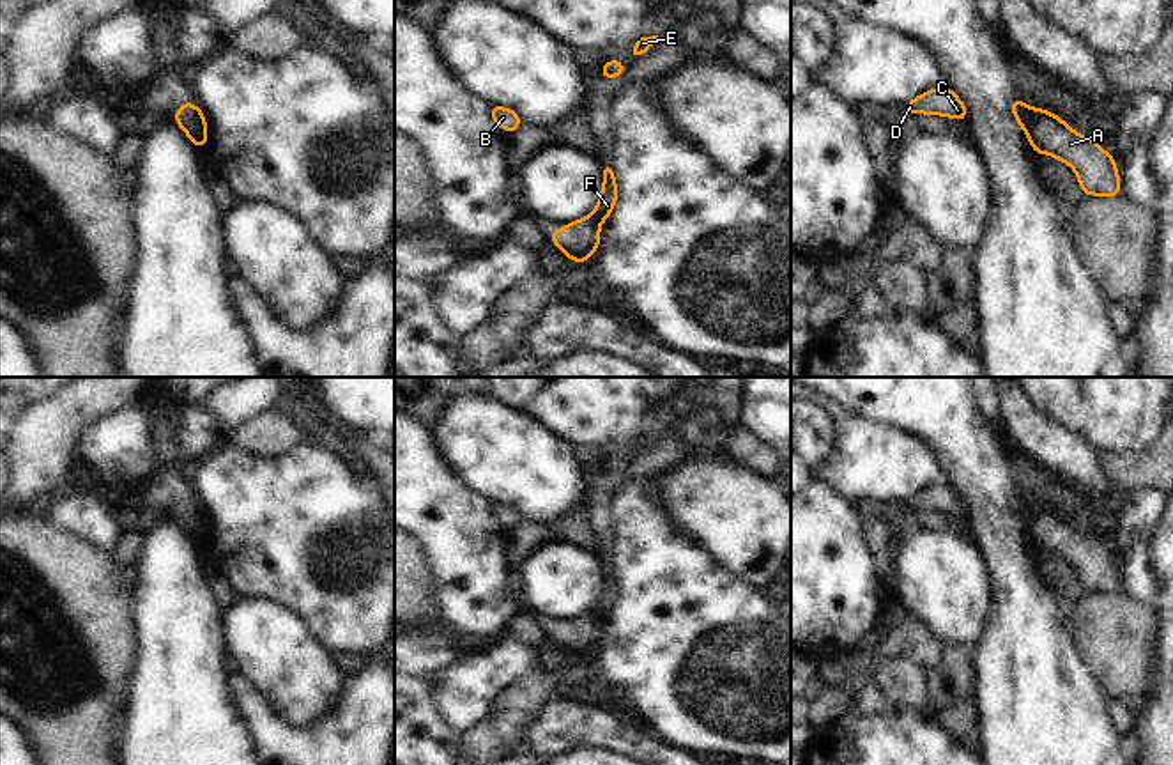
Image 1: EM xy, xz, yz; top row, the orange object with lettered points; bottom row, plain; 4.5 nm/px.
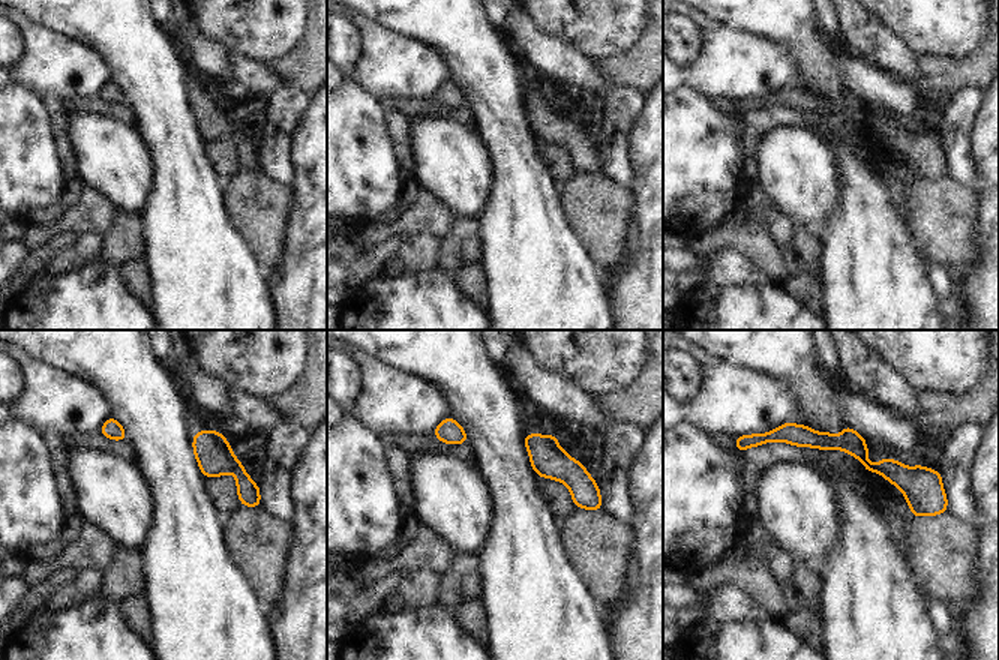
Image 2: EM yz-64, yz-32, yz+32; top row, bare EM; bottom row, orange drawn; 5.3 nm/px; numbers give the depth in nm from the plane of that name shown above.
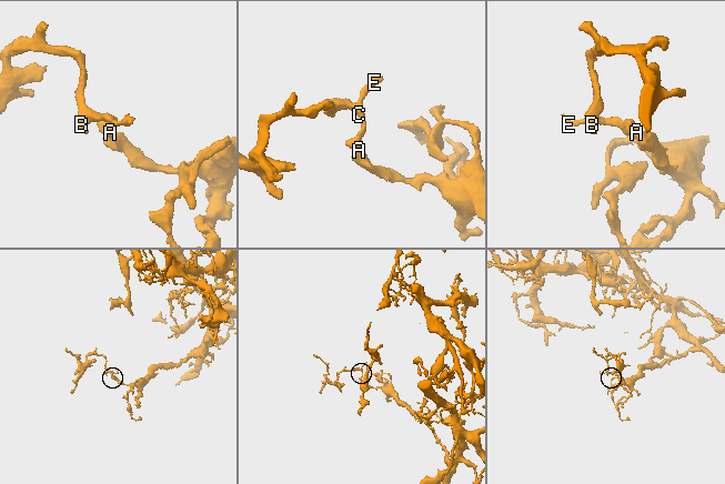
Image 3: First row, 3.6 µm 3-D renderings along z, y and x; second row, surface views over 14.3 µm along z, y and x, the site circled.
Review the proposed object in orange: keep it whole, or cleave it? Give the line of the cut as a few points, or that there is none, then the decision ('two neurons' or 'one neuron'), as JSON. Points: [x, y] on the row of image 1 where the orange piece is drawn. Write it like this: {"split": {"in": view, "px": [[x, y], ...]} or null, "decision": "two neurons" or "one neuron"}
{"split": {"in": "yz", "px": [[1032, 108], [1032, 123], [1027, 133]]}, "decision": "two neurons"}

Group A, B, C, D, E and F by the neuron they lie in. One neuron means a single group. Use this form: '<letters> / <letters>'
A / B C D E F

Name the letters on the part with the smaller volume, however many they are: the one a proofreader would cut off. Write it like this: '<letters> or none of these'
B, C, D, E, F

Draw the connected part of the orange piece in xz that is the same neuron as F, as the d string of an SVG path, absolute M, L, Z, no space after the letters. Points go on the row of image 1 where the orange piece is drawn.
M605 161L602 165L602 175L603 175L602 195L600 195L596 207L589 214L589 218L596 223L603 223L610 216L617 202L617 184L614 179L614 168L610 161Z

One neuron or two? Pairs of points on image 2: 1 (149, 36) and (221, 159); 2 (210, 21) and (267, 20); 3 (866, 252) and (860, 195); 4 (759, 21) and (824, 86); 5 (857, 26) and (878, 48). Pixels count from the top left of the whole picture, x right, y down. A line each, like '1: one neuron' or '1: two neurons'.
1: two neurons
2: one neuron
3: one neuron
4: one neuron
5: one neuron

